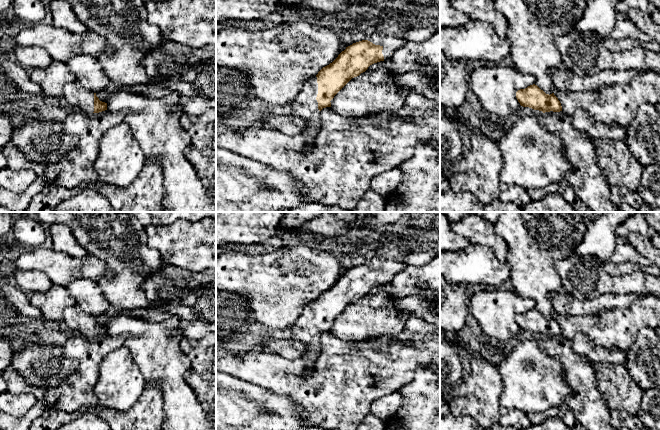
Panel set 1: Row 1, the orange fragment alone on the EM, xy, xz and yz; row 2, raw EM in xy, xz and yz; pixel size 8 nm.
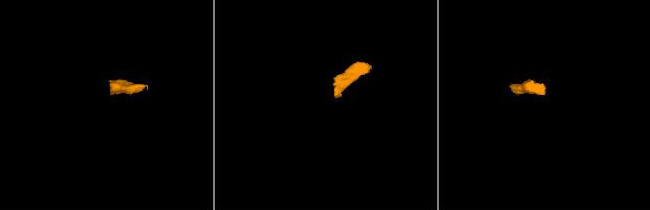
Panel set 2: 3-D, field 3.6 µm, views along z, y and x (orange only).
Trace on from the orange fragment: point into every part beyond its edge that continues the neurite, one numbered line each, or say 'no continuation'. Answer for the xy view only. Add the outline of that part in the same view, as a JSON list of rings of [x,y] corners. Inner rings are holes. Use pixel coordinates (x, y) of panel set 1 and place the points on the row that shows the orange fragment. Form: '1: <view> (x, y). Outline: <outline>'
1: xy (78, 98). Outline: [[[77,82],[65,86],[63,98],[75,110],[86,114],[94,112],[94,93],[82,88]]]

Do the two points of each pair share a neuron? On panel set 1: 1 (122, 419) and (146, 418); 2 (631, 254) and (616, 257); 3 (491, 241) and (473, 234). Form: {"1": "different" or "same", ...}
{"1": "same", "2": "same", "3": "same"}

